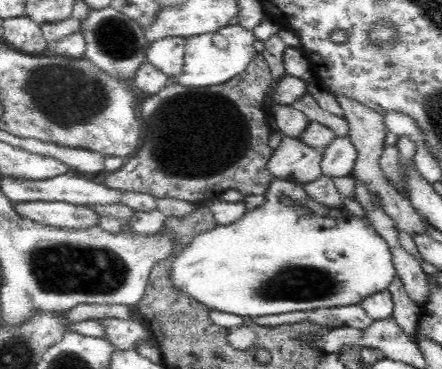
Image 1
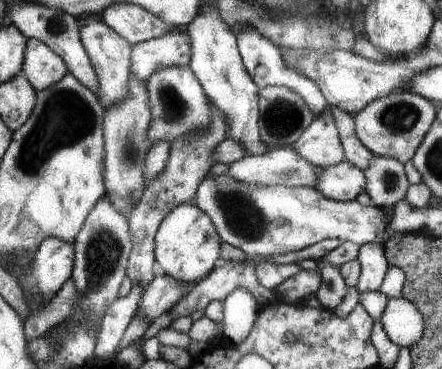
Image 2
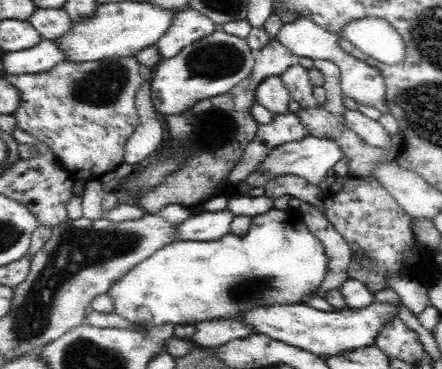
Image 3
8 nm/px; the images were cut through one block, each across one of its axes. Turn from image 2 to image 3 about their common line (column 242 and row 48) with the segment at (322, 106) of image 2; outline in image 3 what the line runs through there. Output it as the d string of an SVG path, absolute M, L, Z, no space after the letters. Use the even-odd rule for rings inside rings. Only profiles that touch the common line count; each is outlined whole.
M40 40L34 48L20 50L20 52L6 52L2 58L2 70L6 76L26 76L26 74L40 74L56 64L62 64L64 52L52 40Z

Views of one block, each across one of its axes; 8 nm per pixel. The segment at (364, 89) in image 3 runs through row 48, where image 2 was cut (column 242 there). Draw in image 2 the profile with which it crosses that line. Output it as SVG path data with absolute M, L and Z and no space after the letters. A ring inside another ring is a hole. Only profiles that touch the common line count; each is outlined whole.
M245 288L233 290L225 300L223 300L223 332L221 338L225 344L239 346L253 328L253 322L259 312L259 302L253 298L251 292Z

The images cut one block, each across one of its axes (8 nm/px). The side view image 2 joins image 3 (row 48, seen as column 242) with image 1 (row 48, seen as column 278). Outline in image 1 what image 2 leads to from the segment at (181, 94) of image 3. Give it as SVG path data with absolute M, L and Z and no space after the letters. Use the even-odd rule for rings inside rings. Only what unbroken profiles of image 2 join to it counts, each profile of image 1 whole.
M240 24L224 26L214 34L198 34L194 38L188 38L186 42L186 58L182 66L182 74L168 84L182 84L188 88L206 88L206 86L220 86L228 80L232 80L236 74L242 74L248 64L252 62L256 54L256 36L252 36L252 30L242 28Z

